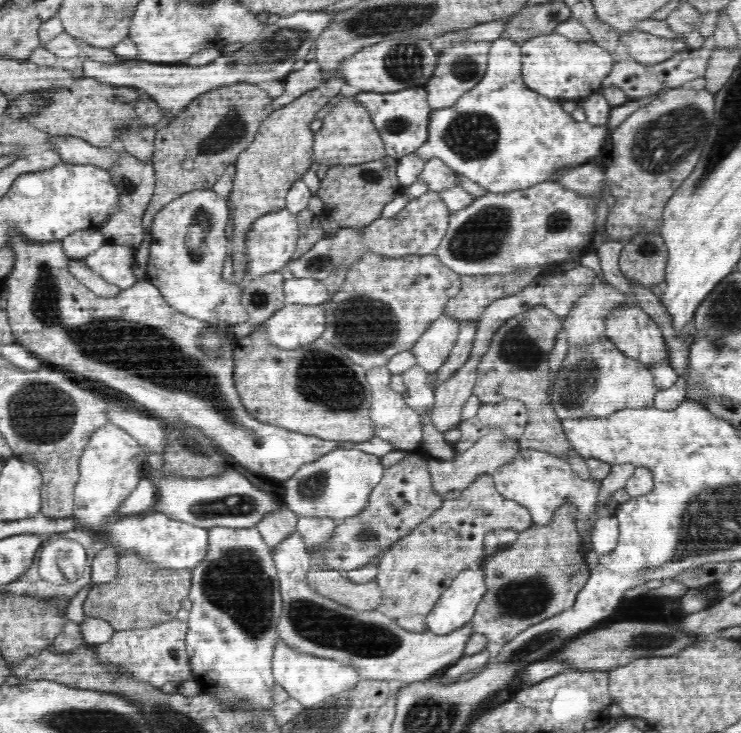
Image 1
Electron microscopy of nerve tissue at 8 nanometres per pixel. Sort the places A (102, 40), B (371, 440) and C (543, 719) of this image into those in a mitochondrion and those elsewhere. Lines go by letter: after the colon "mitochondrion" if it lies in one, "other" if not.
A: other
B: other
C: other

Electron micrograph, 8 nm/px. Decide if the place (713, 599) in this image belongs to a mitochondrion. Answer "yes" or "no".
no

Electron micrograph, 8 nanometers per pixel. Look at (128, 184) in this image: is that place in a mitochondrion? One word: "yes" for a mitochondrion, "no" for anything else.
yes

